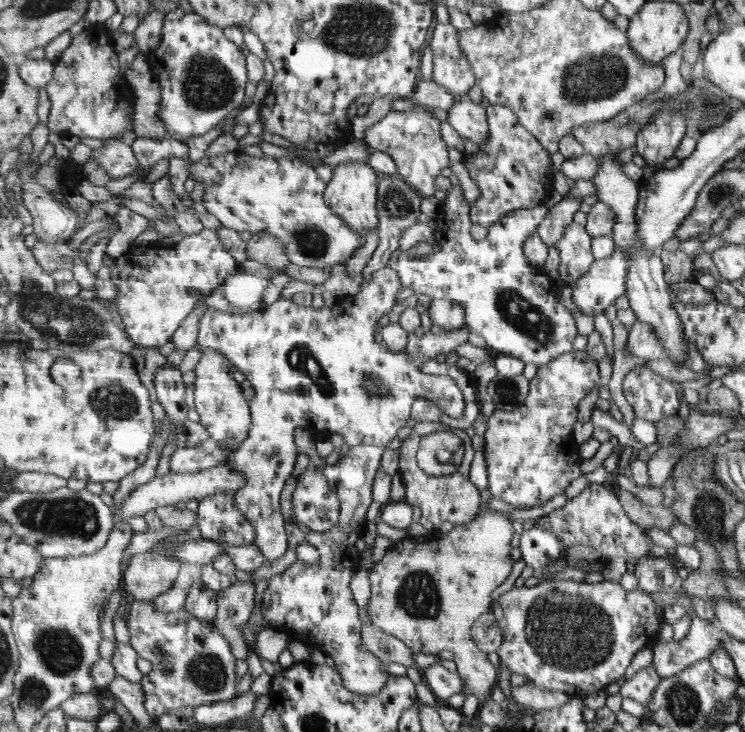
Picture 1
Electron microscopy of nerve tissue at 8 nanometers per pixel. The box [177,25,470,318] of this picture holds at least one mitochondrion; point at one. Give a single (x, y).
(208, 85)

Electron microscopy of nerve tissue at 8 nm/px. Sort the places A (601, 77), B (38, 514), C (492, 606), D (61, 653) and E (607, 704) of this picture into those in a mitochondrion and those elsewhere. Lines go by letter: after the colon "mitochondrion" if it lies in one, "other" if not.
A: mitochondrion
B: mitochondrion
C: other
D: mitochondrion
E: other

